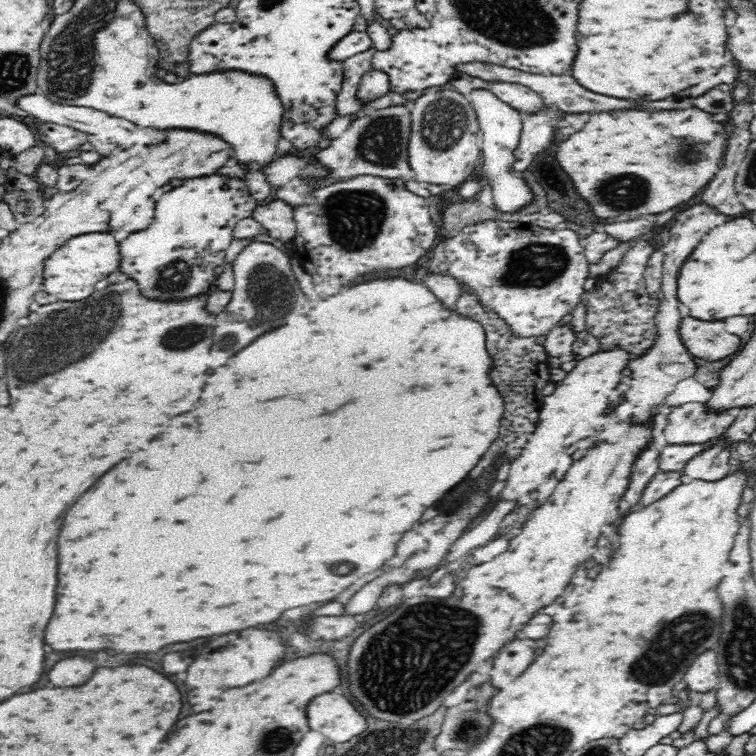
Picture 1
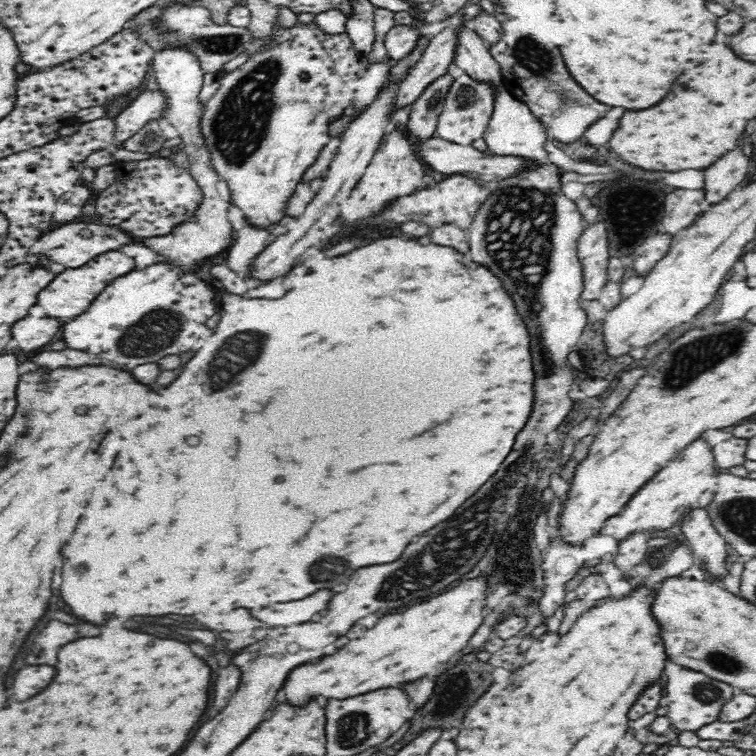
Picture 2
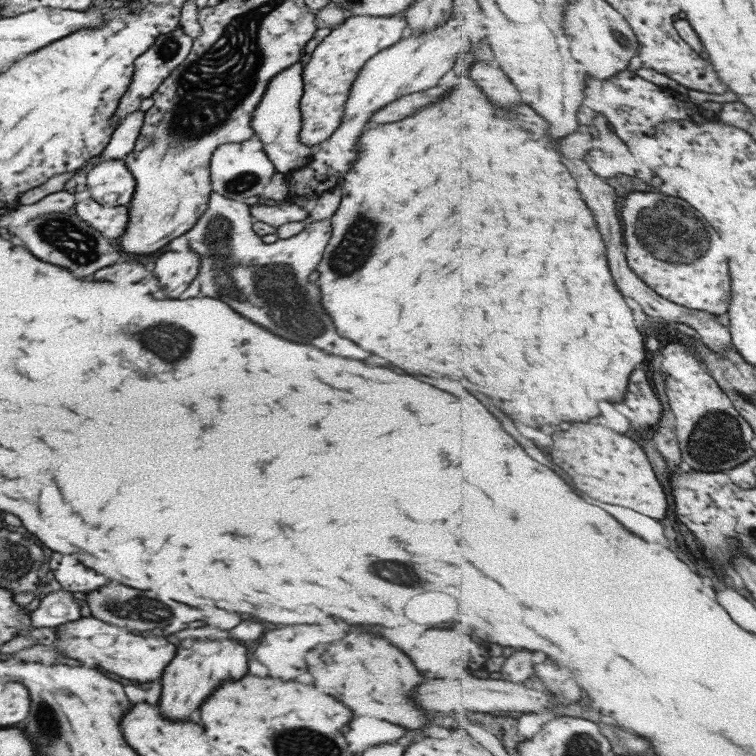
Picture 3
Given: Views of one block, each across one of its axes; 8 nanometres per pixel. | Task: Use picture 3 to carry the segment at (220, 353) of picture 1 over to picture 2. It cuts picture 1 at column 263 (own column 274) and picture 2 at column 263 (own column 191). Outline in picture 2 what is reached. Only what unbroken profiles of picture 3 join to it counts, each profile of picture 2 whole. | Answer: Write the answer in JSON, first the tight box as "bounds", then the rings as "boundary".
{"bounds":[223,220,270,282],"boundary":[[[246,220],[246,224],[238,232],[239,236],[228,248],[223,264],[240,274],[244,280],[252,282],[249,268],[255,256],[258,256],[270,244],[266,240],[269,233],[267,228],[256,228]]]}

